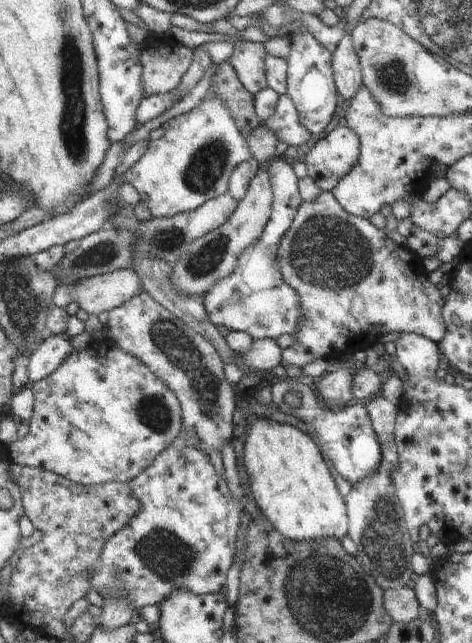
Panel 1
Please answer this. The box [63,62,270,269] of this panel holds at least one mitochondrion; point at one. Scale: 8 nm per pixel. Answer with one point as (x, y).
(205, 167)

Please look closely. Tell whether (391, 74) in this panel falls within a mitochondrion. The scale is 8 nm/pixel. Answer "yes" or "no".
yes

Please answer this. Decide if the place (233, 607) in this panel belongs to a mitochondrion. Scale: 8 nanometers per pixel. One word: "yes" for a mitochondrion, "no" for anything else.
no

